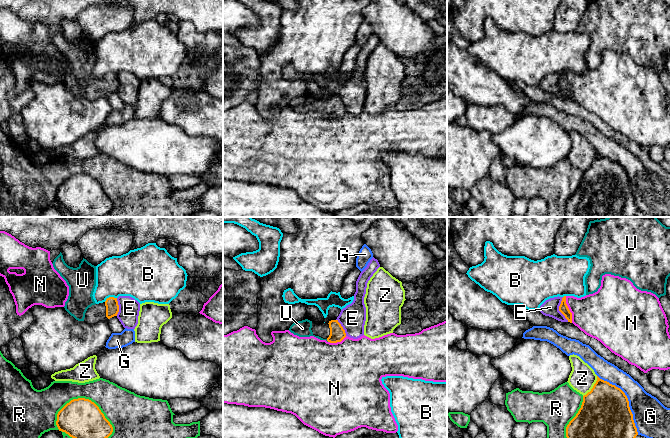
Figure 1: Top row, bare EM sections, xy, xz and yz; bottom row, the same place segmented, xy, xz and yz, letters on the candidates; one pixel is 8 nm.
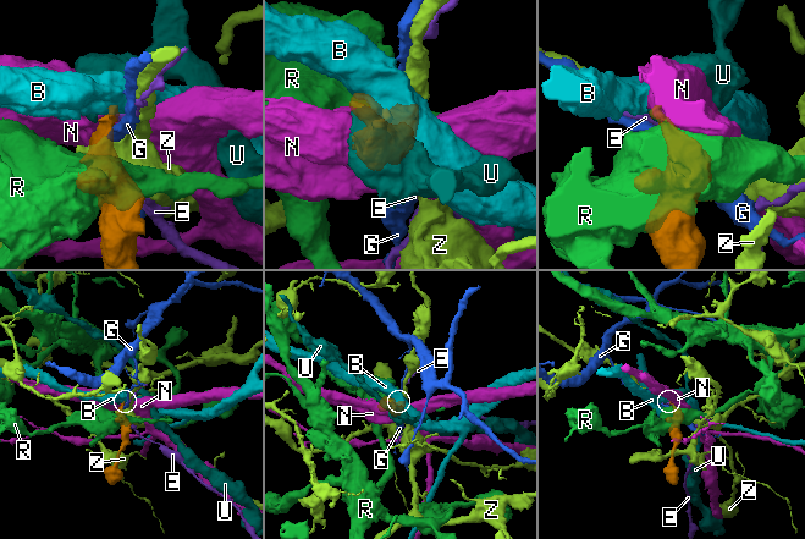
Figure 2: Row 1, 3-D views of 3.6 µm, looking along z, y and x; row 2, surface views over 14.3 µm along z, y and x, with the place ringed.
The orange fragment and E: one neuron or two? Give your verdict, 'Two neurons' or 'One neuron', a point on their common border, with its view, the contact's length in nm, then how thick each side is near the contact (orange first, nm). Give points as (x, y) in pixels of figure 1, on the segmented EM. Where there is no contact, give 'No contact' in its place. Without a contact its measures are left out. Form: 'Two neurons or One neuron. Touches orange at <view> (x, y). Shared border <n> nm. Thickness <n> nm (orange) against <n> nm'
Two neurons. Touches orange at yz (559, 309). Shared border 200 nm. Thickness 80 nm (orange) against 140 nm

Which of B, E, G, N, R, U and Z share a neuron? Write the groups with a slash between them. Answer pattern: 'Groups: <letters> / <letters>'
Groups: B / E / G / N / R / U / Z

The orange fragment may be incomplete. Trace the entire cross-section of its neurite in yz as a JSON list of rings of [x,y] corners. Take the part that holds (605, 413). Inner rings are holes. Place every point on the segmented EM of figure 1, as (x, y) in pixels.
[[[598,376],[591,391],[583,396],[578,413],[566,427],[567,438],[636,438],[637,435],[627,396],[620,388]]]

